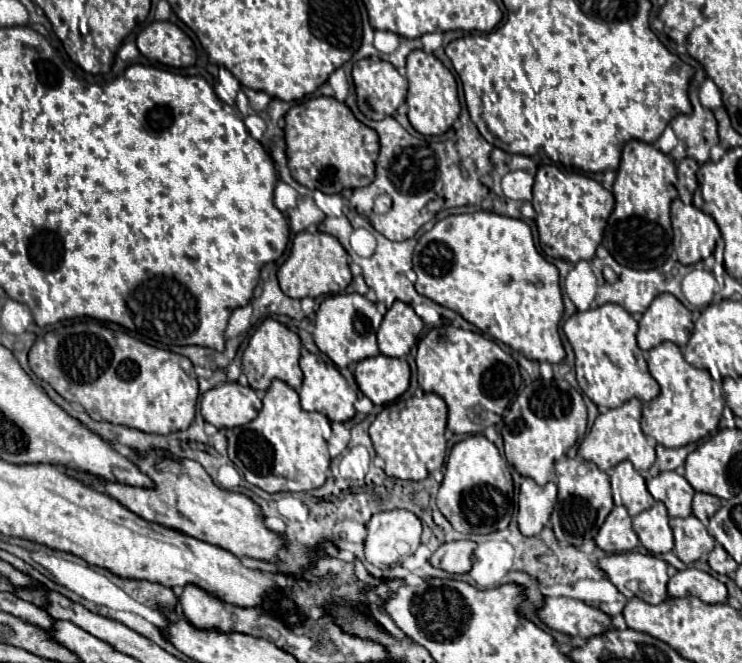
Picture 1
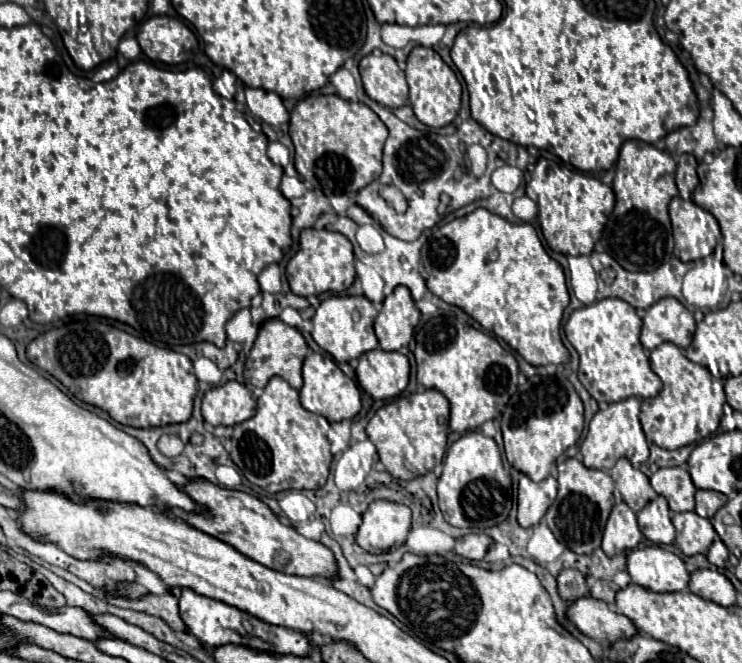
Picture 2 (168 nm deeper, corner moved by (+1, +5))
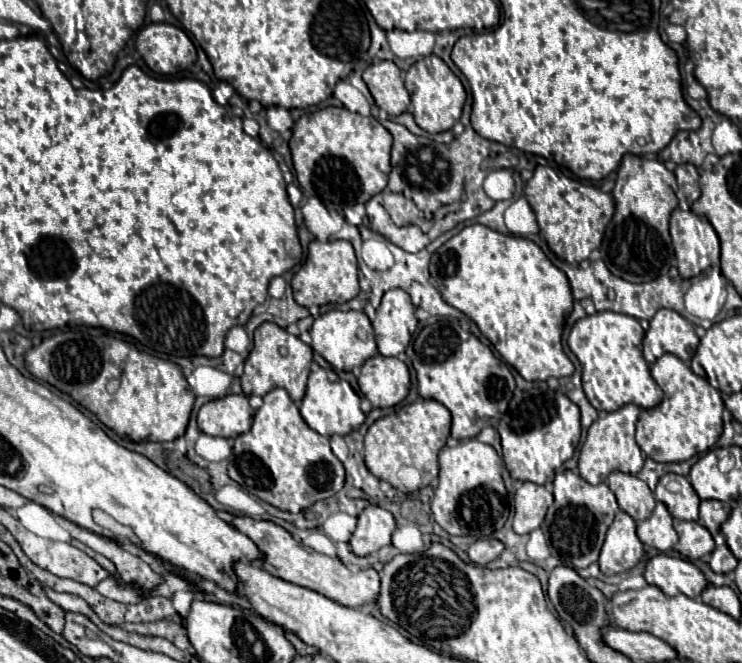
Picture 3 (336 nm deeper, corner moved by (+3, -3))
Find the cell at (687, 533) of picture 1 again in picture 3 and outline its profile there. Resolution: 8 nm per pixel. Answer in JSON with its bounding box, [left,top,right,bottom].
[674,520,716,560]

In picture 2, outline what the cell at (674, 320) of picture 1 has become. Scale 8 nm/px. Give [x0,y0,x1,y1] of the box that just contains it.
[640,298,696,350]

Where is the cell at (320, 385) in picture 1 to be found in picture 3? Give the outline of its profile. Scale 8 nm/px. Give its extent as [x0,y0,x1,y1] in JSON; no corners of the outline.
[300,364,366,436]

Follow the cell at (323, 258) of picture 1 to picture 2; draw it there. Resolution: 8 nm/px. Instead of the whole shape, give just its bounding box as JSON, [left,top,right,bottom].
[286,228,354,296]

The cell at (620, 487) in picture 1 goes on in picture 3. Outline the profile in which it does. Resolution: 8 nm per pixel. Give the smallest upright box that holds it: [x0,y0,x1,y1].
[606,472,656,522]

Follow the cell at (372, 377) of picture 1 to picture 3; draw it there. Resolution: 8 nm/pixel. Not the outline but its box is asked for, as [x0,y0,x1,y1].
[358,356,410,408]

